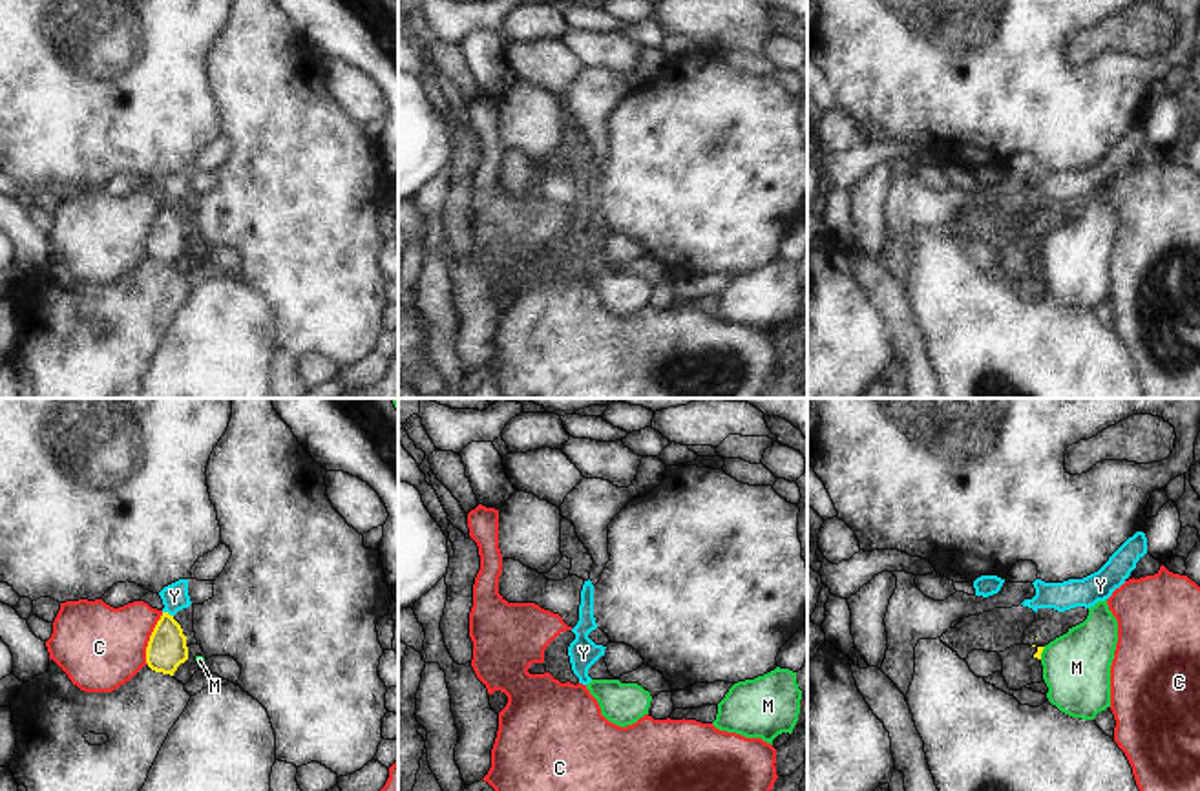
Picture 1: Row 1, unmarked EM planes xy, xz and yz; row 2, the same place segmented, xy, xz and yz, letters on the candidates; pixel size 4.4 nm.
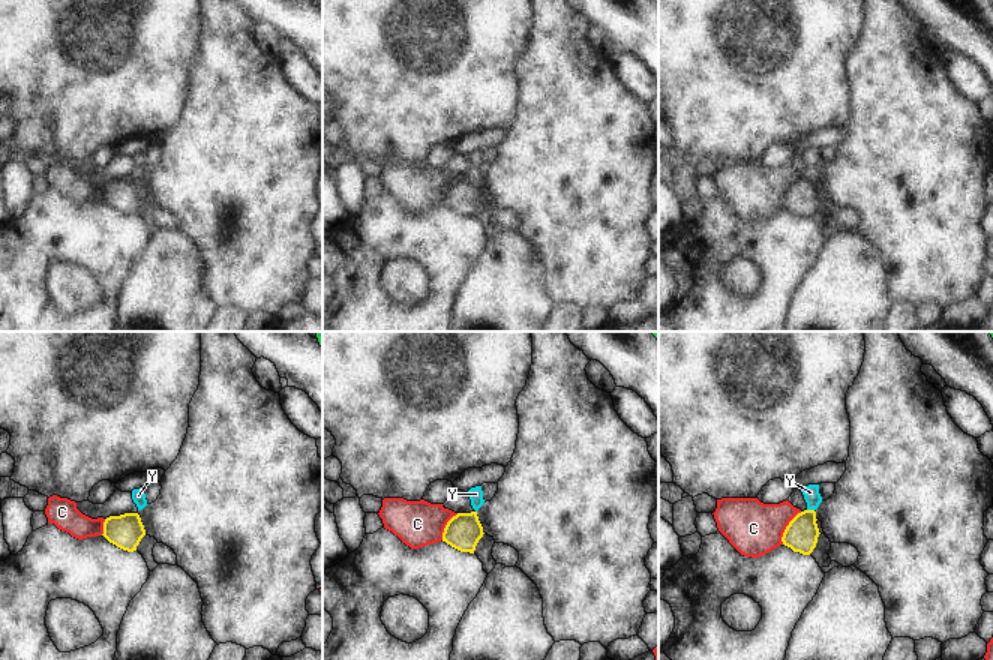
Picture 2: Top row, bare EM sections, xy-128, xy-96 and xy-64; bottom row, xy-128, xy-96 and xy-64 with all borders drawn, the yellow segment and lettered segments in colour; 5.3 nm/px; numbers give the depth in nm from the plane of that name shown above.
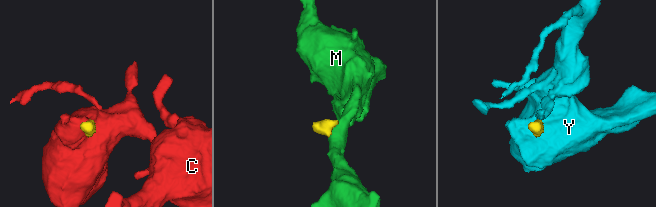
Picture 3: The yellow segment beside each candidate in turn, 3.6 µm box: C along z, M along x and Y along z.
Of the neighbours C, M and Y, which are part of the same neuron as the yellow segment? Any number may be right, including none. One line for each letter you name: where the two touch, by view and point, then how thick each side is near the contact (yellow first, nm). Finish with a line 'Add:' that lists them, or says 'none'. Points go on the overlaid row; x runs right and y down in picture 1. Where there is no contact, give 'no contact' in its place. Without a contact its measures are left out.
Add: none

